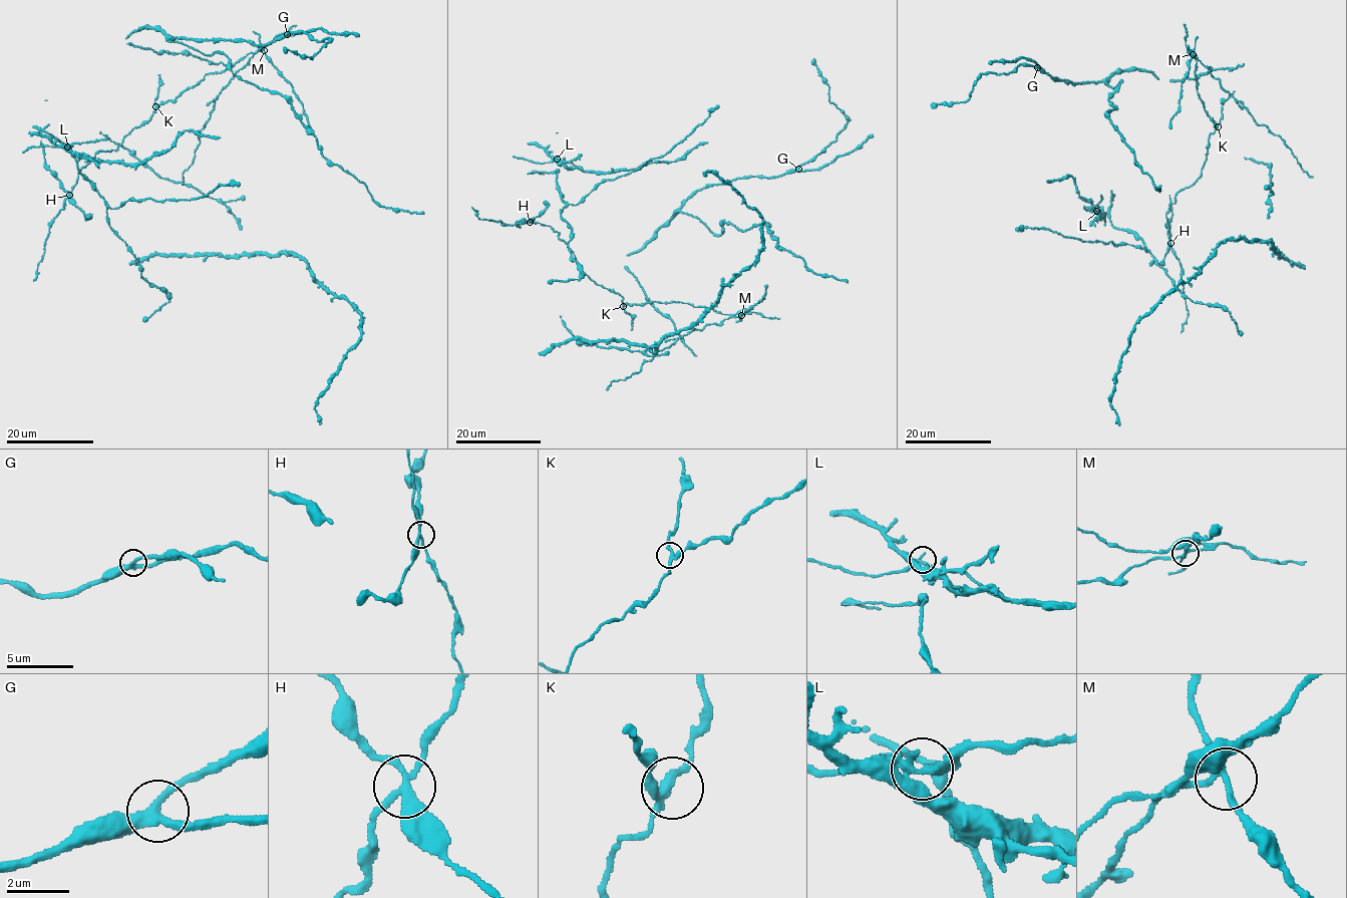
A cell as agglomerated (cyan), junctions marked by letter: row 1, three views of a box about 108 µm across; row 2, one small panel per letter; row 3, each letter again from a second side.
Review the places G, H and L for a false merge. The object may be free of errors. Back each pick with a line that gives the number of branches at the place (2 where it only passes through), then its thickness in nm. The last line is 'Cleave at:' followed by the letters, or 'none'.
H: 4 branches meet; 240 nm thick
Cleave at: H

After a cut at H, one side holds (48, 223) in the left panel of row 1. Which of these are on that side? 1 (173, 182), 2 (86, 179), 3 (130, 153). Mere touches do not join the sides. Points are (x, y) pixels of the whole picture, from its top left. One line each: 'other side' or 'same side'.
1: other side
2: other side
3: other side

